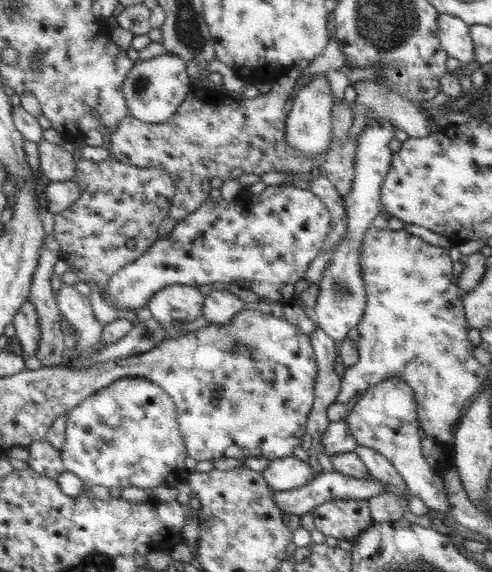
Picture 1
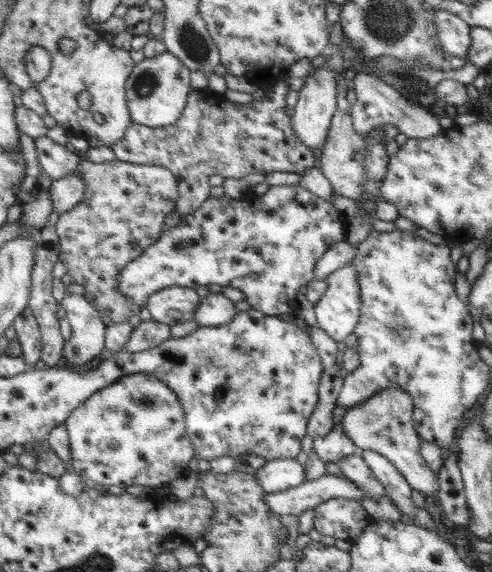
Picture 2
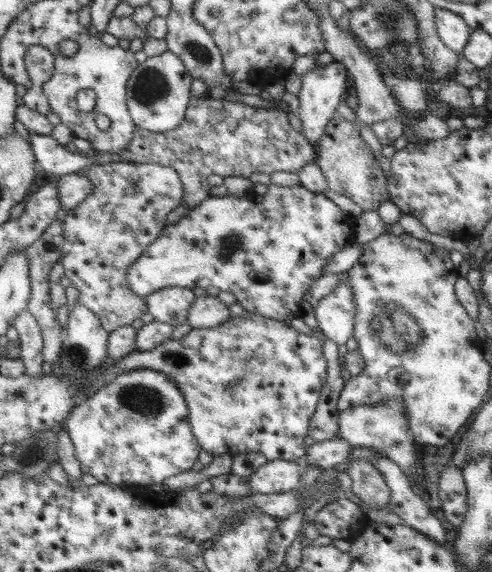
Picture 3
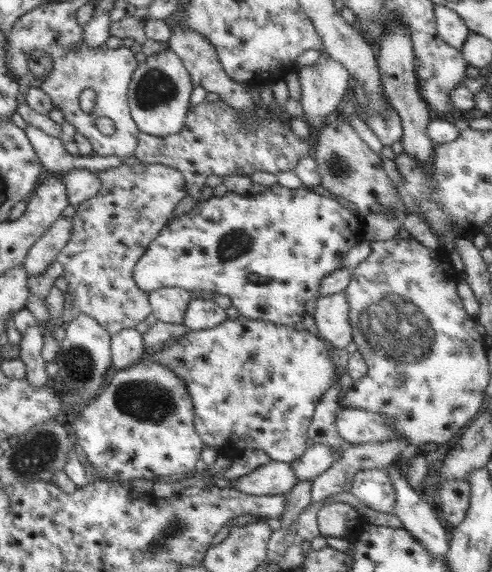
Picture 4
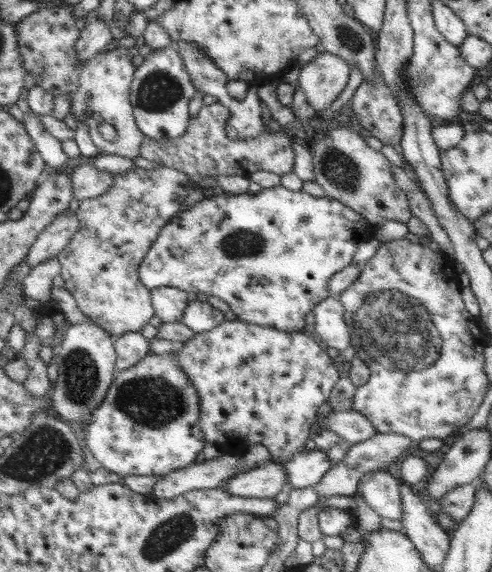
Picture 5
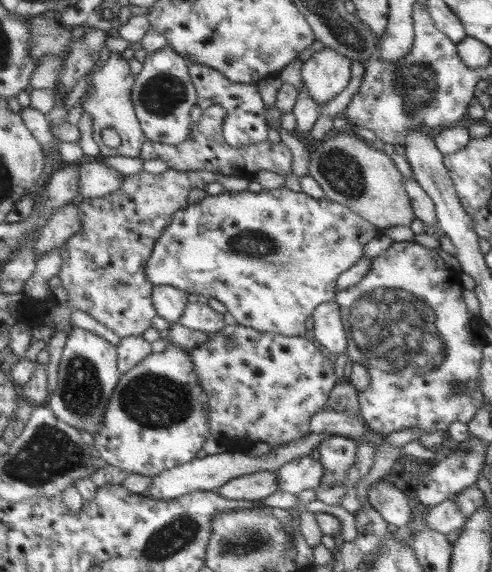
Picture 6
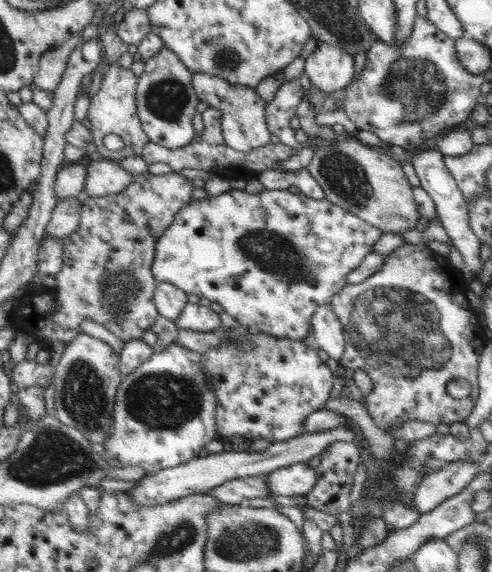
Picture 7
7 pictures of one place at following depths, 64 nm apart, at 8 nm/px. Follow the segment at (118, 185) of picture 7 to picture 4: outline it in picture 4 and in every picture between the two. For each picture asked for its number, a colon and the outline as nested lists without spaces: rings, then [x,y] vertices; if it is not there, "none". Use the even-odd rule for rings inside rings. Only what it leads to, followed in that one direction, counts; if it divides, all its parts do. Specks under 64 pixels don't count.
4: [[[73,170],[63,176],[65,178],[65,192],[71,206],[81,206],[87,200],[93,200],[99,194],[101,180],[91,170]]]
5: [[[83,162],[71,168],[73,176],[73,200],[85,202],[103,196],[113,186],[113,174],[101,172],[99,168]]]
6: [[[101,158],[97,162],[79,164],[79,170],[81,170],[81,180],[79,180],[77,192],[83,200],[105,198],[105,196],[117,192],[125,178],[123,174],[119,174],[113,168],[109,168],[107,164],[103,164]]]

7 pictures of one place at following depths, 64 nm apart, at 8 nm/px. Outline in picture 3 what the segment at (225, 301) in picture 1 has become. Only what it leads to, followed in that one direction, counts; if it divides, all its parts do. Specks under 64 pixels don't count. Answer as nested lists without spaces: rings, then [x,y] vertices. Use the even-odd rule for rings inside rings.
[[[203,296],[197,298],[193,310],[189,314],[191,328],[215,328],[231,320],[229,306],[217,296]]]

